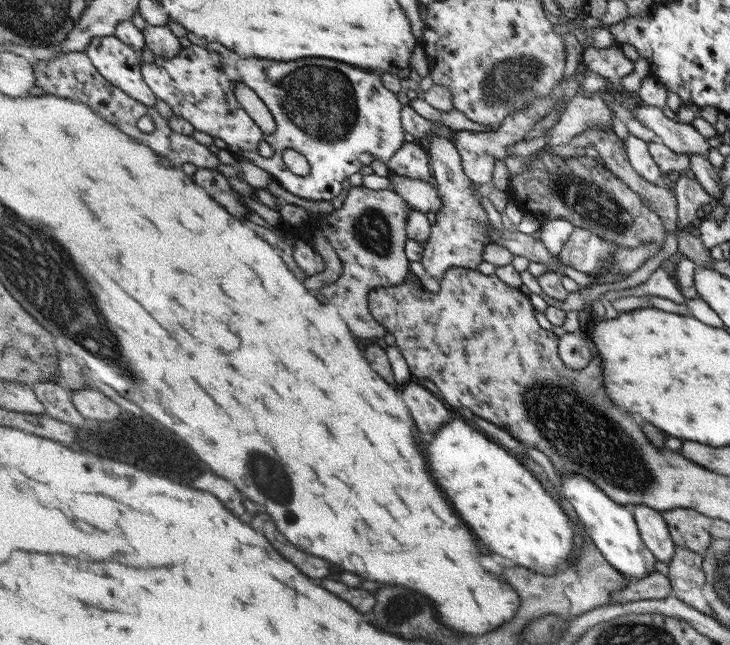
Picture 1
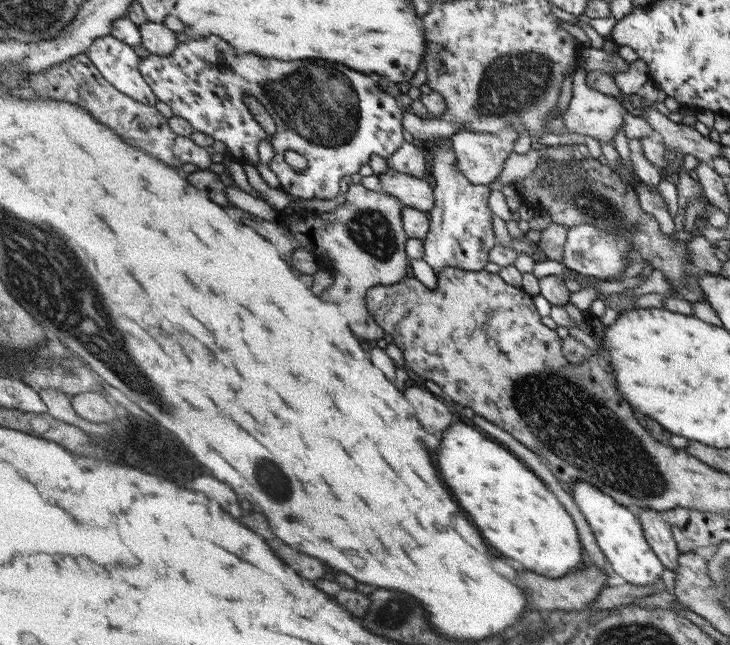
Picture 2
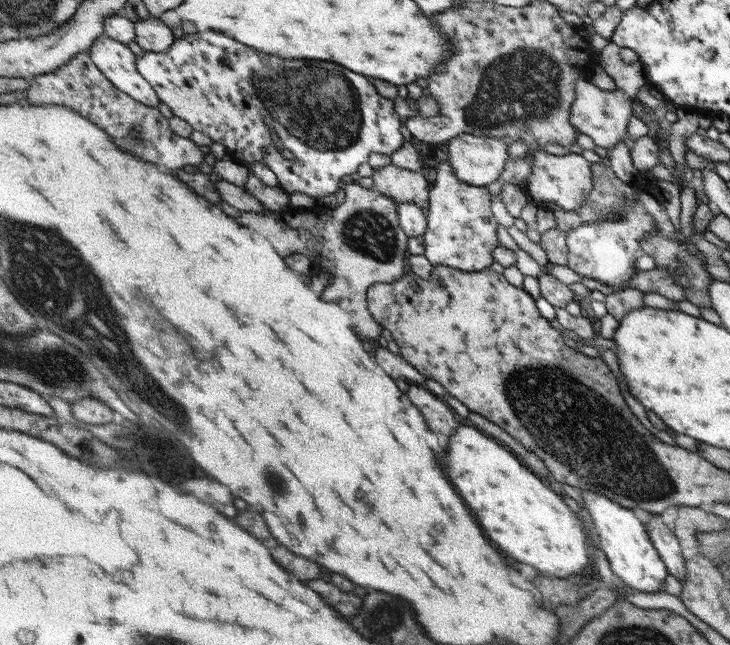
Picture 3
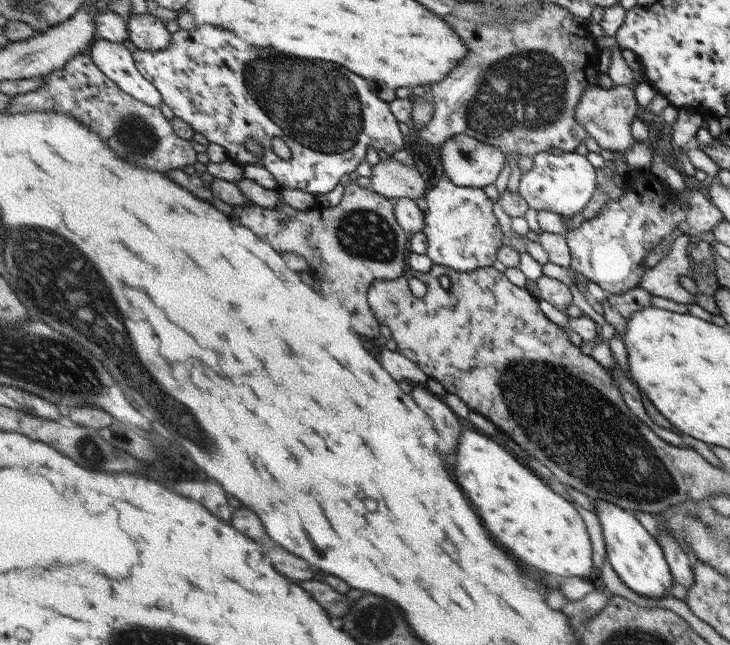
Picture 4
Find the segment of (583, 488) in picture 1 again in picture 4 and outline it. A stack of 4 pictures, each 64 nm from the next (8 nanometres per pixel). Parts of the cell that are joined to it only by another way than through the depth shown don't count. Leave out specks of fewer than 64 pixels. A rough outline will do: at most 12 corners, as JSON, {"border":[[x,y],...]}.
{"border":[[595,500],[607,562],[635,596],[673,596],[665,552],[633,512]]}

